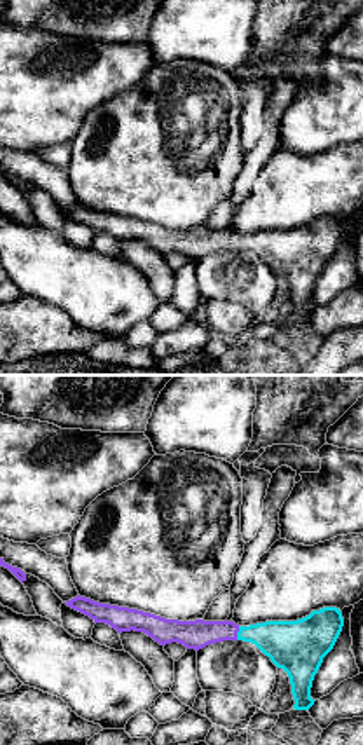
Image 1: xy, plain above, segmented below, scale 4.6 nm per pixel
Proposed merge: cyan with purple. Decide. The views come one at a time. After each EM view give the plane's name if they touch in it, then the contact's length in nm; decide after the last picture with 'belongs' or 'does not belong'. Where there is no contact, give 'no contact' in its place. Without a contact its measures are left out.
xy | 70 nm

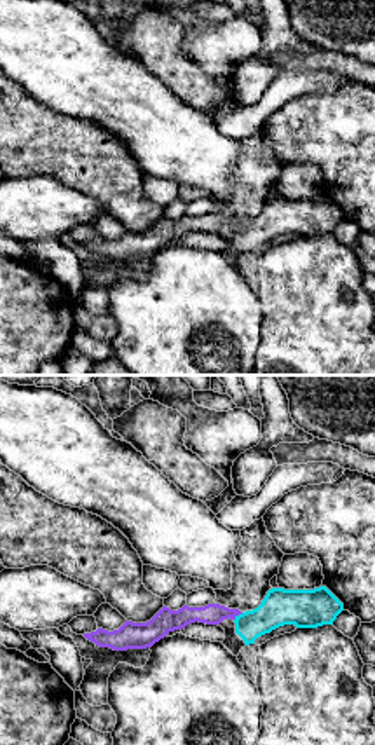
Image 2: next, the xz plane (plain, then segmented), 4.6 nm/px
xz | 60 nm

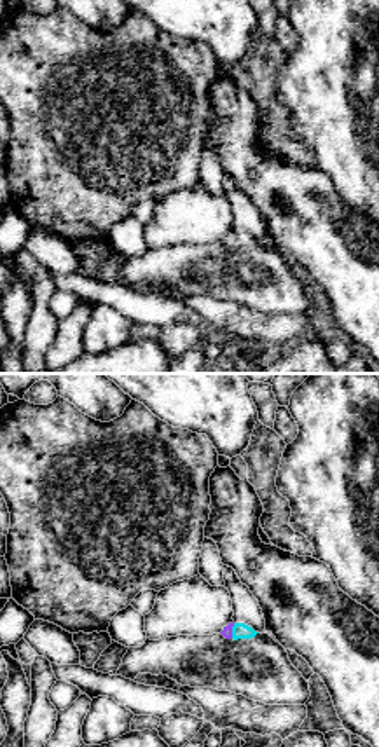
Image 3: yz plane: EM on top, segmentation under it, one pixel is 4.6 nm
yz | 70 nm

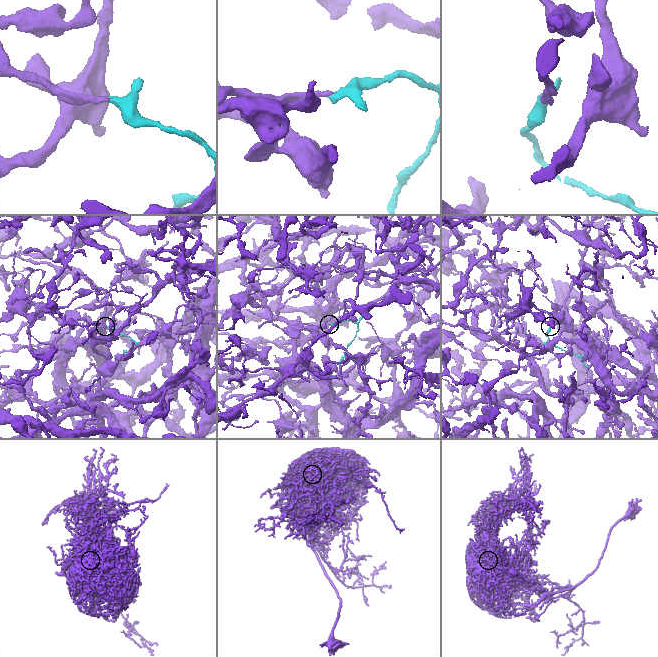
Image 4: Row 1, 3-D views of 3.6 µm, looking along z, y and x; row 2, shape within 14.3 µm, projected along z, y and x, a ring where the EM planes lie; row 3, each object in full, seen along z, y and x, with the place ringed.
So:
belongs

